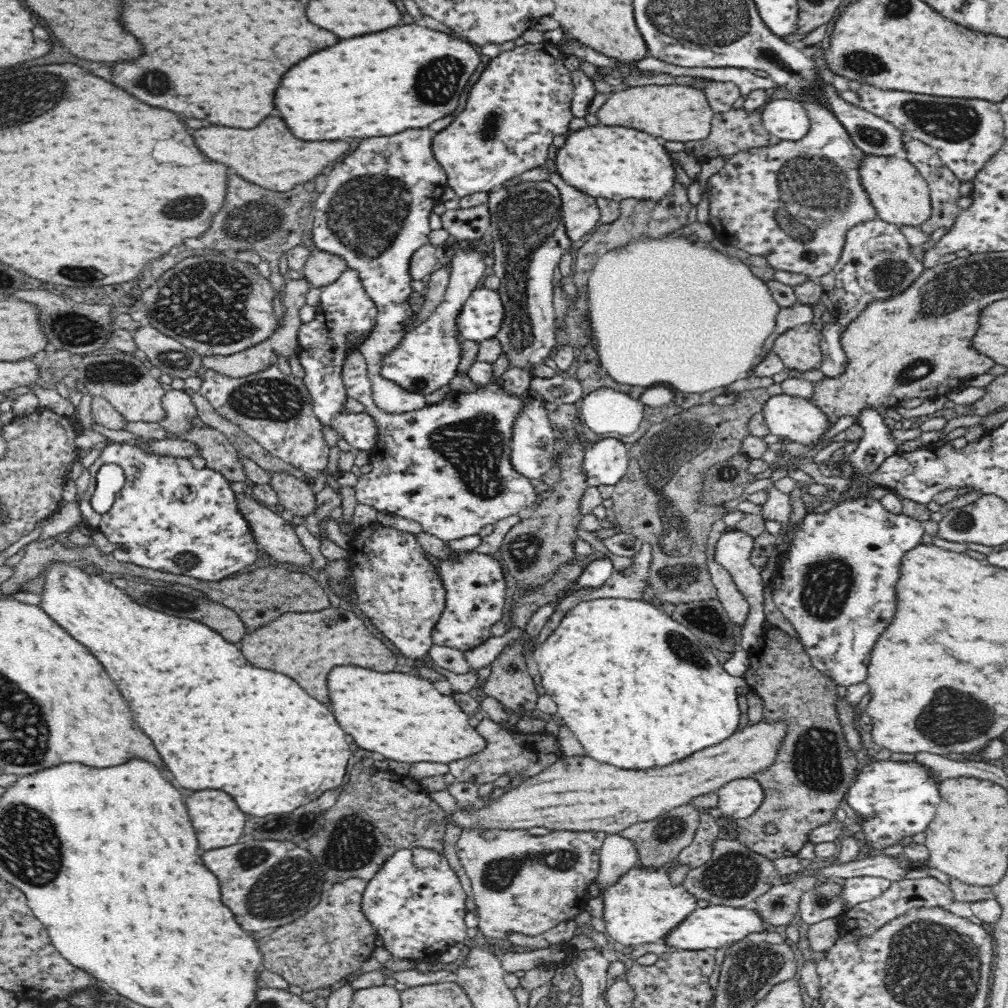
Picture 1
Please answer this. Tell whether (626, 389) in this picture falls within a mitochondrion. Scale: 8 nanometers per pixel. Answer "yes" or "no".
no

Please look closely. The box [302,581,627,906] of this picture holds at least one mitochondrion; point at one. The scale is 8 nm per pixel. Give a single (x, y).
(359, 844)

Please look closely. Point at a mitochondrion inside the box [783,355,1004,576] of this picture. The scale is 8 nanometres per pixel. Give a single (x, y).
(962, 521)

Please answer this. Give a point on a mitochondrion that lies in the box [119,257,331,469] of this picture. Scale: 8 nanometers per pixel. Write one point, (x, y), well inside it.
(271, 400)

